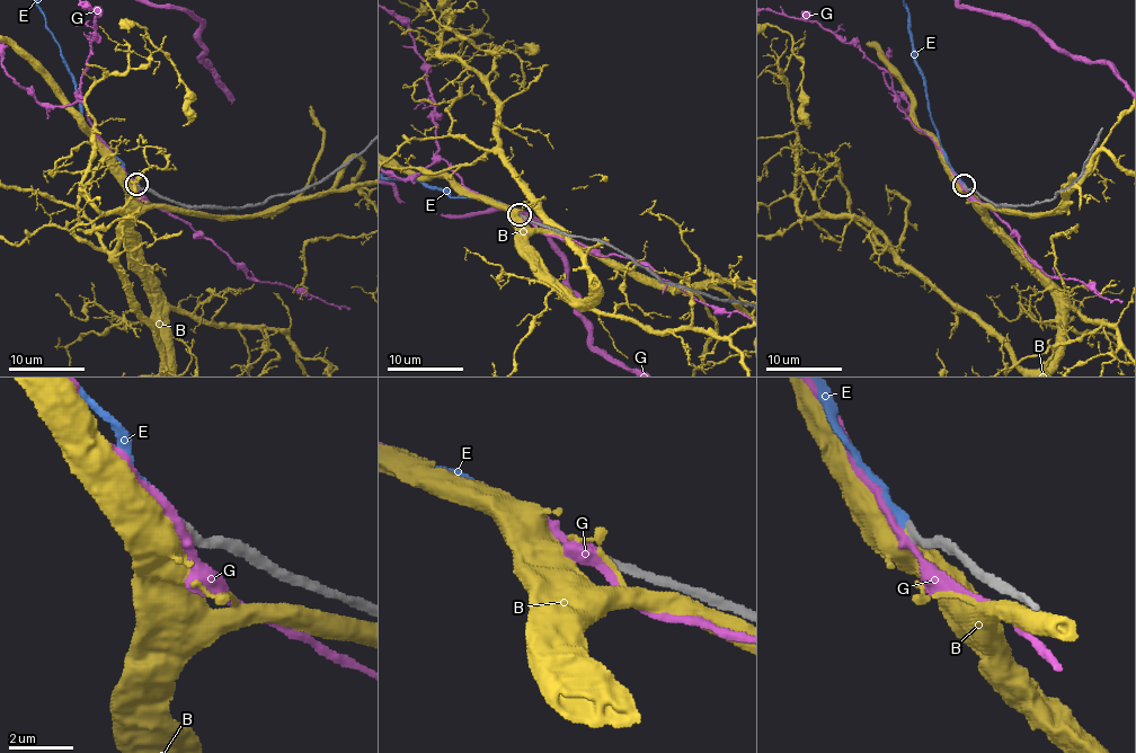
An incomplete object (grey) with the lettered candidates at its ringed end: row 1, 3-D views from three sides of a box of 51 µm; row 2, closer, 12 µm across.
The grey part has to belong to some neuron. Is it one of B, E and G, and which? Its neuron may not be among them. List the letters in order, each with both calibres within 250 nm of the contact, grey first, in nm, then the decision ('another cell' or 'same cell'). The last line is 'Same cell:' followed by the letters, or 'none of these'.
B: 300 nm thick on the grey side, 480 nm on the other; another cell
E: 280 nm thick on the grey side, 280 nm on the other; same cell
G: 320 nm thick on the grey side, 280 nm on the other; another cell
Same cell: E

